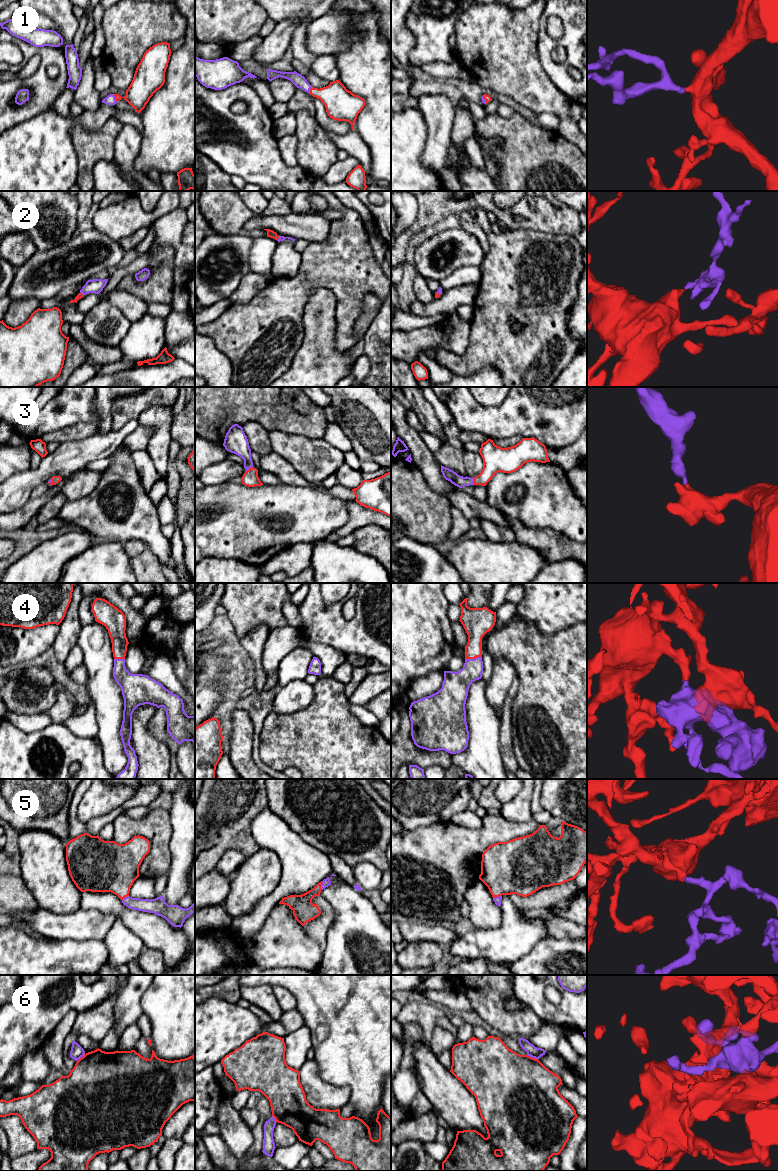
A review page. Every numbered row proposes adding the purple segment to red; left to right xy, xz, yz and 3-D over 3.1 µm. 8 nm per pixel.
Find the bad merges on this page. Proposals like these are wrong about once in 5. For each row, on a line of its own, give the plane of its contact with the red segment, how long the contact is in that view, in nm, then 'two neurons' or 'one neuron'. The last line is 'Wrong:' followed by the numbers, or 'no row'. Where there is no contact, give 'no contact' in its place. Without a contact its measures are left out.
1: contact in xy; length 70 nm; one neuron
2: contact in xy; length 40 nm; one neuron
3: contact in xz; length 70 nm; one neuron
4: contact in yz; length 140 nm; one neuron
5: contact in xz; length 70 nm; one neuron
6: contact in yz; length 100 nm; one neuron
Wrong: no row

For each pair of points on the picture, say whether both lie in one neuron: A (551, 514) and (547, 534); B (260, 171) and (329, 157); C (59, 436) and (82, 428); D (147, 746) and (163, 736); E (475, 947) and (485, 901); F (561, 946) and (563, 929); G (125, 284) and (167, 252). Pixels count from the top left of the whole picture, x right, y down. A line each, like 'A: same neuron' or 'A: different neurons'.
A: different neurons
B: different neurons
C: same neuron
D: different neurons
E: different neurons
F: different neurons
G: same neuron

